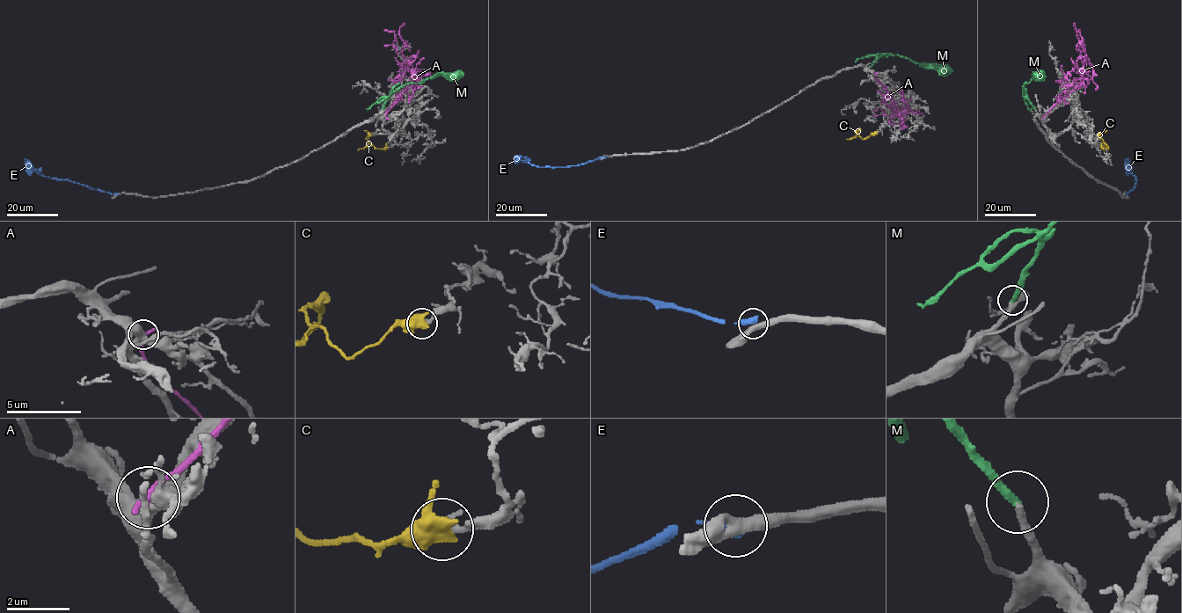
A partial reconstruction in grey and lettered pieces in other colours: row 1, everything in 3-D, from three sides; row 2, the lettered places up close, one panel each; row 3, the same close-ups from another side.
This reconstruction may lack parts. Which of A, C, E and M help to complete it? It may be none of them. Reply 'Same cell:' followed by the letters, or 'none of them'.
Same cell: M

